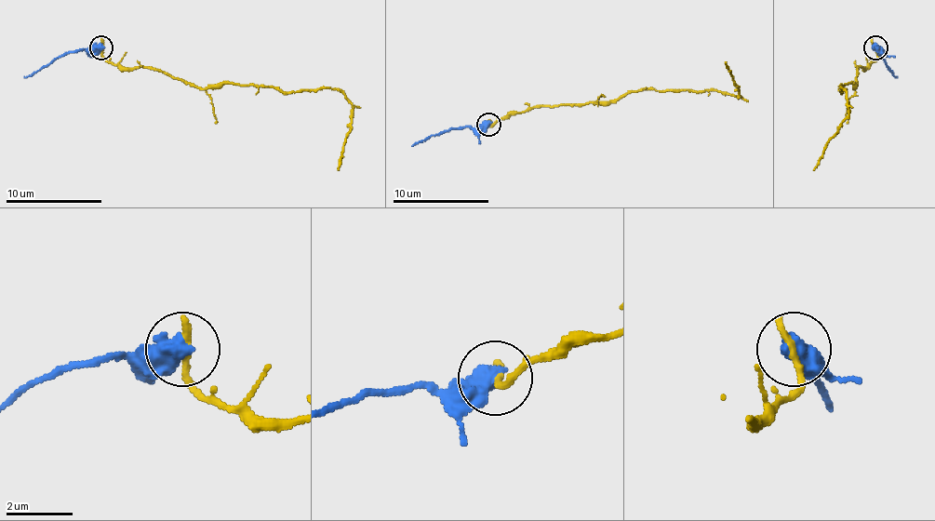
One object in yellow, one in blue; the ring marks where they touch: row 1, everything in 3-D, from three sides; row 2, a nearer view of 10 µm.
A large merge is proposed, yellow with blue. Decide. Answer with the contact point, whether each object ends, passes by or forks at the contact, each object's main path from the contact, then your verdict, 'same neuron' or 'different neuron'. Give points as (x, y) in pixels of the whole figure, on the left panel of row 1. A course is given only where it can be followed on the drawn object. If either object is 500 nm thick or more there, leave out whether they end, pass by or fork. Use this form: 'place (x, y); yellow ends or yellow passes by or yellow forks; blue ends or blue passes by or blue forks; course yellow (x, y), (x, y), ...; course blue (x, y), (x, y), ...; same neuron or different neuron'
place (100, 47); course yellow (100, 46), (102, 57), (125, 68), (165, 71), (199, 87), (336, 87), (353, 107), (338, 169); course blue (100, 46), (64, 51), (23, 78); different neuron

